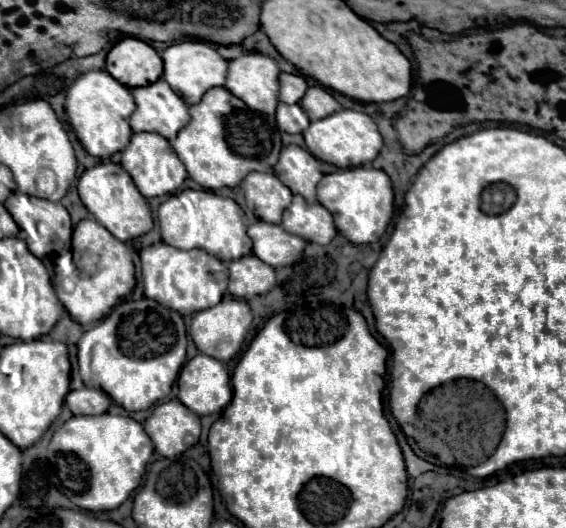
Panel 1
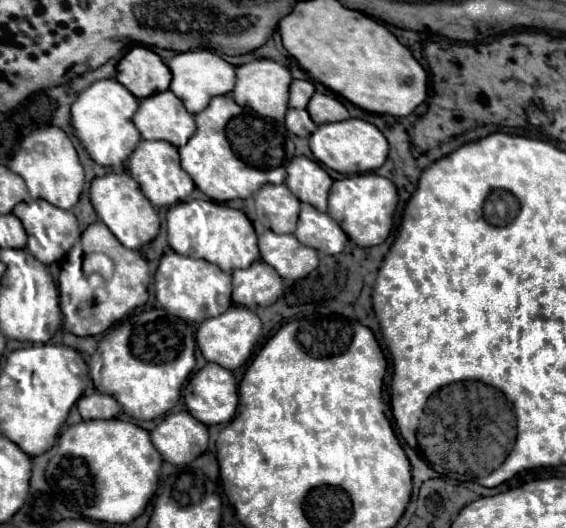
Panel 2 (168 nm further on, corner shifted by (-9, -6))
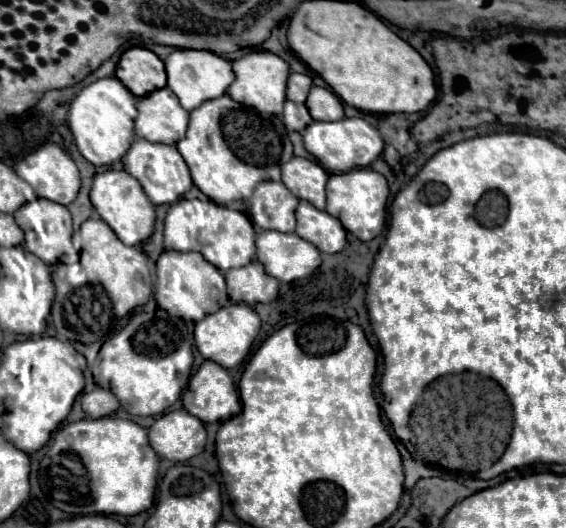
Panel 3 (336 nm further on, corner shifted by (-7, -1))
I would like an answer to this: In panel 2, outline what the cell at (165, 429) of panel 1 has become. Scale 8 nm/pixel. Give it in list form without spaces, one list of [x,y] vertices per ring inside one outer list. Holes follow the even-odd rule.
[[[187,410],[167,414],[151,432],[151,442],[163,460],[185,466],[207,450],[207,426],[195,420]]]

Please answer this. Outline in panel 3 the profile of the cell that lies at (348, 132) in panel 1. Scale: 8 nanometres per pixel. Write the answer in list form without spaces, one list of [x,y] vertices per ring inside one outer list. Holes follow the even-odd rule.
[[[345,117],[333,123],[313,121],[303,133],[303,143],[305,143],[305,149],[313,157],[317,157],[317,161],[331,173],[351,171],[355,167],[369,167],[383,151],[383,139],[379,131],[359,117],[351,117],[351,119]]]

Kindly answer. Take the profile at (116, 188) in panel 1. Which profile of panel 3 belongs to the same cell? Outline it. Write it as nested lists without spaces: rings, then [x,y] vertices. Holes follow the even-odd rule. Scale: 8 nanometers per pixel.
[[[105,171],[93,177],[91,187],[91,203],[101,219],[117,233],[117,237],[125,245],[139,245],[147,241],[155,227],[155,207],[143,193],[137,179],[133,179],[127,171]]]

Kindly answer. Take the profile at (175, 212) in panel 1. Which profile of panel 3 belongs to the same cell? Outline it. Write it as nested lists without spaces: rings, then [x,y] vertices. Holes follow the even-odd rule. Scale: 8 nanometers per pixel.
[[[181,199],[175,203],[165,217],[165,249],[189,253],[201,253],[209,263],[213,263],[219,271],[227,271],[233,267],[243,267],[251,263],[255,257],[255,231],[247,215],[221,207],[213,201],[199,199]]]

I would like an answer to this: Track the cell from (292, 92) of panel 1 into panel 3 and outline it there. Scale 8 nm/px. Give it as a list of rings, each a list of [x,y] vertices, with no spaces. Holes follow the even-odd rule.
[[[291,73],[289,83],[287,83],[287,99],[293,103],[305,103],[311,85],[313,85],[313,81],[309,75]]]

